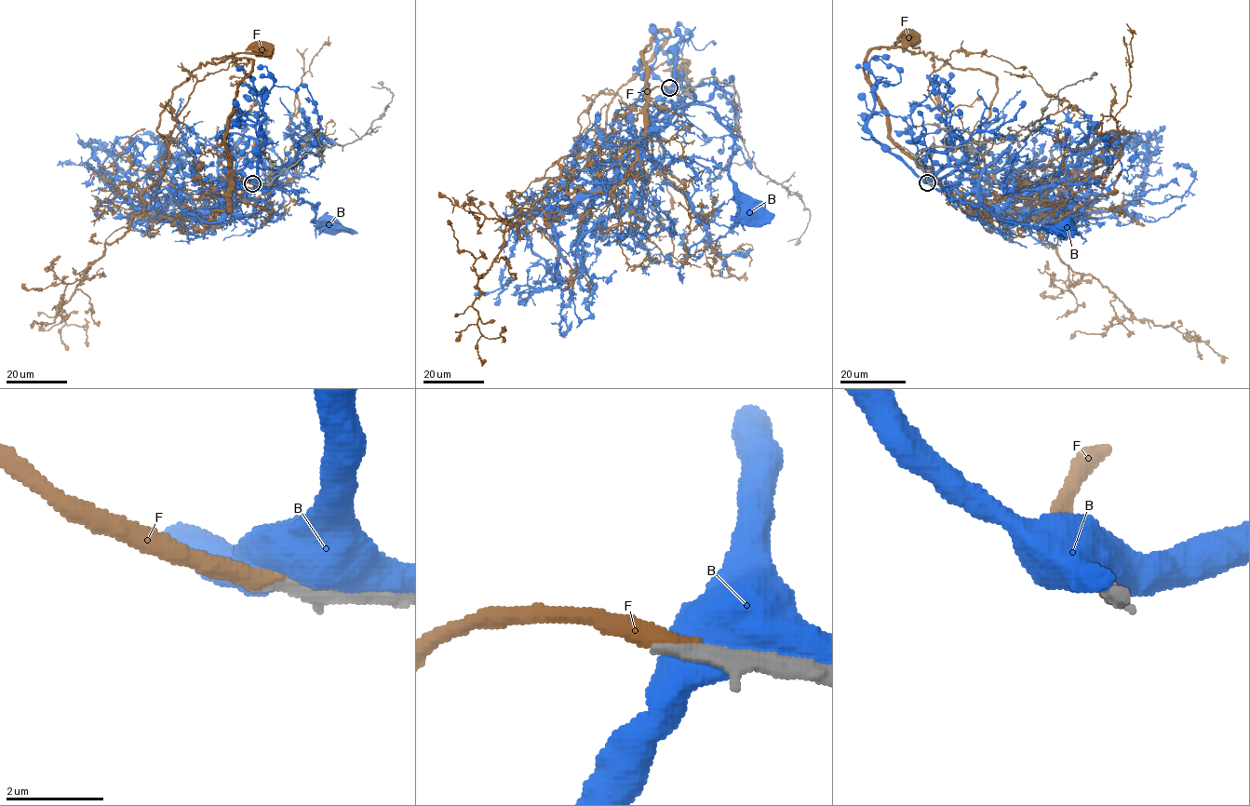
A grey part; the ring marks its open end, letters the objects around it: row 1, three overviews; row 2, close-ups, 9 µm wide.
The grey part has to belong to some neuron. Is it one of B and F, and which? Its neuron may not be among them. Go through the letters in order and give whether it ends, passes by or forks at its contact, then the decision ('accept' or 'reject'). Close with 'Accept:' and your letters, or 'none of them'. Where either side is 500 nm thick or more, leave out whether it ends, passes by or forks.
B: reject
F: it ends there; accept
Accept: F

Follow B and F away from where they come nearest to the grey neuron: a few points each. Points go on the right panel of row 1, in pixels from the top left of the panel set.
B: (929, 183), (938, 190), (948, 184), (946, 191), (953, 198), (987, 207), (997, 218), (1036, 228), (1062, 229)
F: (927, 182), (926, 167), (891, 138), (866, 61), (871, 48), (917, 53), (907, 42), (895, 43), (909, 36)

